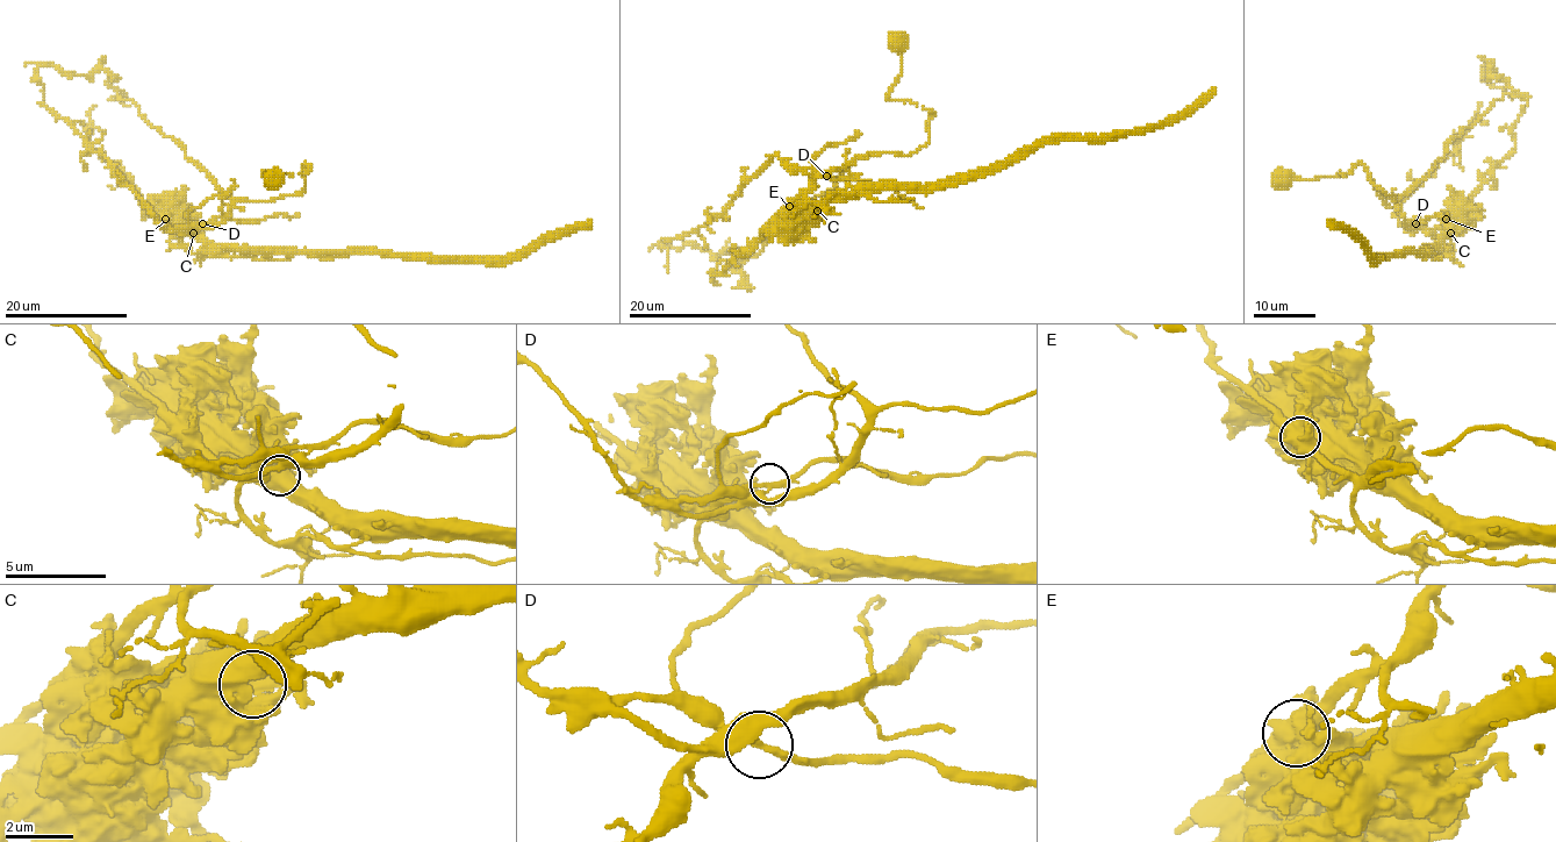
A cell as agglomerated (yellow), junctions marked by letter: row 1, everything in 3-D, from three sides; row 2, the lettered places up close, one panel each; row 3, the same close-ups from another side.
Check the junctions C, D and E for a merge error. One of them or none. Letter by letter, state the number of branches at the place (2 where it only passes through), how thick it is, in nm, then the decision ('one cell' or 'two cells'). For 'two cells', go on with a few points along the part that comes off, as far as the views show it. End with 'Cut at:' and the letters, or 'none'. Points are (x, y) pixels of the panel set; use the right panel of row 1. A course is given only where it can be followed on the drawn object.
C: 1 branches meet; 850 nm thick; one cell
D: 2 branches meet; 240 nm thick; one cell
E: 2 branches meet; 750 nm thick; two cells; foreign part runs (1446, 219), (1432, 232), (1411, 228), (1398, 200), (1496, 100), (1520, 95), (1484, 65), (1485, 79), (1513, 99)
Cut at: E

